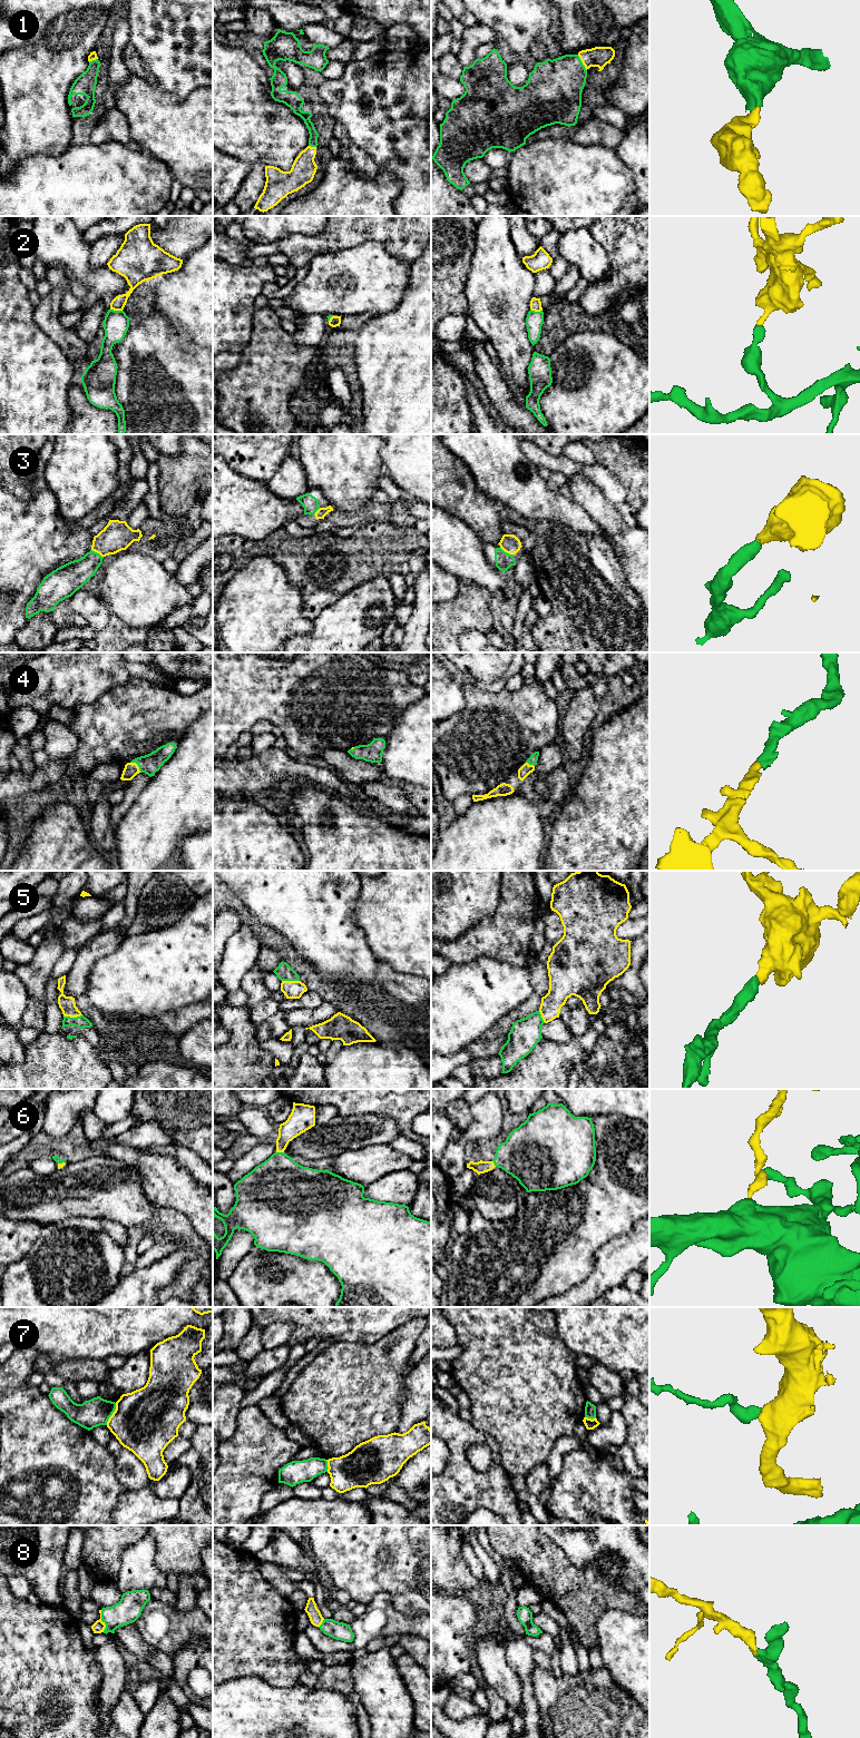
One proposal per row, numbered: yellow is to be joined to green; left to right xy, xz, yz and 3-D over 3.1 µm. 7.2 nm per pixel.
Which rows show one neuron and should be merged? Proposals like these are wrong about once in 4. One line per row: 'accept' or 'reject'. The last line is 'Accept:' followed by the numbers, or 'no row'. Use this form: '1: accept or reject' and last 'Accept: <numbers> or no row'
1: accept
2: reject
3: accept
4: accept
5: accept
6: accept
7: reject
8: accept
Accept: 1, 3, 4, 5, 6, 8

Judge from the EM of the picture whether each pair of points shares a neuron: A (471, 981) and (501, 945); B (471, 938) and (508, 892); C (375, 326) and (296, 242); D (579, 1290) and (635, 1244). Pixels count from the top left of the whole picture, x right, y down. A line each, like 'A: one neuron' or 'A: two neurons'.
A: two neurons
B: one neuron
C: two neurons
D: one neuron

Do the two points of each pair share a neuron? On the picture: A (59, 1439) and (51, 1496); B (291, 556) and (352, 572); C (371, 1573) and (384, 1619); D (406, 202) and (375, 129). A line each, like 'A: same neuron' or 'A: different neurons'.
A: same neuron
B: same neuron
C: different neurons
D: same neuron

